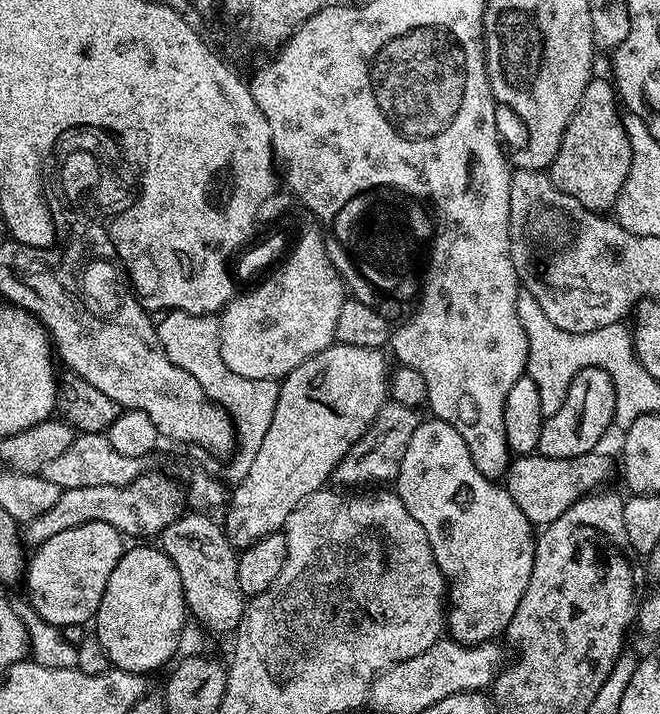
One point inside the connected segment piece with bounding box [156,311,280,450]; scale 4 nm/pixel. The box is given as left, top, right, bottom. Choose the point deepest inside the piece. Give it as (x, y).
(186, 338)

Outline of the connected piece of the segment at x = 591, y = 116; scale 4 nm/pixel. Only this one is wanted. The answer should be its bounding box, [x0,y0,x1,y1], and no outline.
[550,78,632,214]

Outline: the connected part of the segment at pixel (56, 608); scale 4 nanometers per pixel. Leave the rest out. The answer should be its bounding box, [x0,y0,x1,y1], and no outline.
[26,520,126,626]

